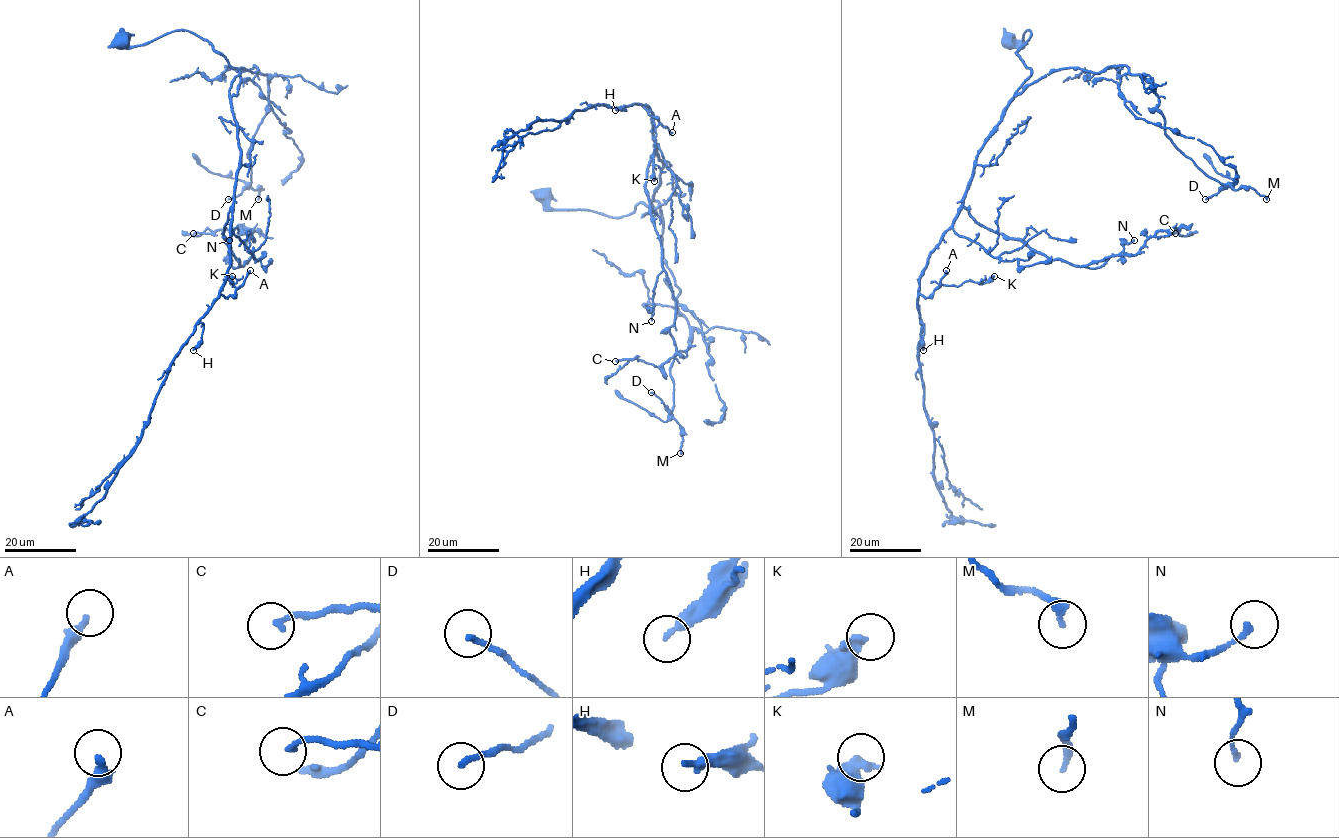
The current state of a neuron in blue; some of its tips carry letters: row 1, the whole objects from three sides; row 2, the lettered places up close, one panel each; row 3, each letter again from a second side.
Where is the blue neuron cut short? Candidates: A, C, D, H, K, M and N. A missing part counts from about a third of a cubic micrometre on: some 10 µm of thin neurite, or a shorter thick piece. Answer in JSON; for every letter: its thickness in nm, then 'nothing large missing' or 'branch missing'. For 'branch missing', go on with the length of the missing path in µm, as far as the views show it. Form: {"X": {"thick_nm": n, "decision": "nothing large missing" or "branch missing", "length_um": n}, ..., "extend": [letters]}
{"A": {"thick_nm": 320, "decision": "nothing large missing"}, "C": {"thick_nm": 170, "decision": "nothing large missing"}, "D": {"thick_nm": 160, "decision": "nothing large missing"}, "H": {"thick_nm": 320, "decision": "nothing large missing"}, "K": {"thick_nm": 280, "decision": "nothing large missing"}, "M": {"thick_nm": 240, "decision": "nothing large missing"}, "N": {"thick_nm": 160, "decision": "nothing large missing"}, "extend": []}

